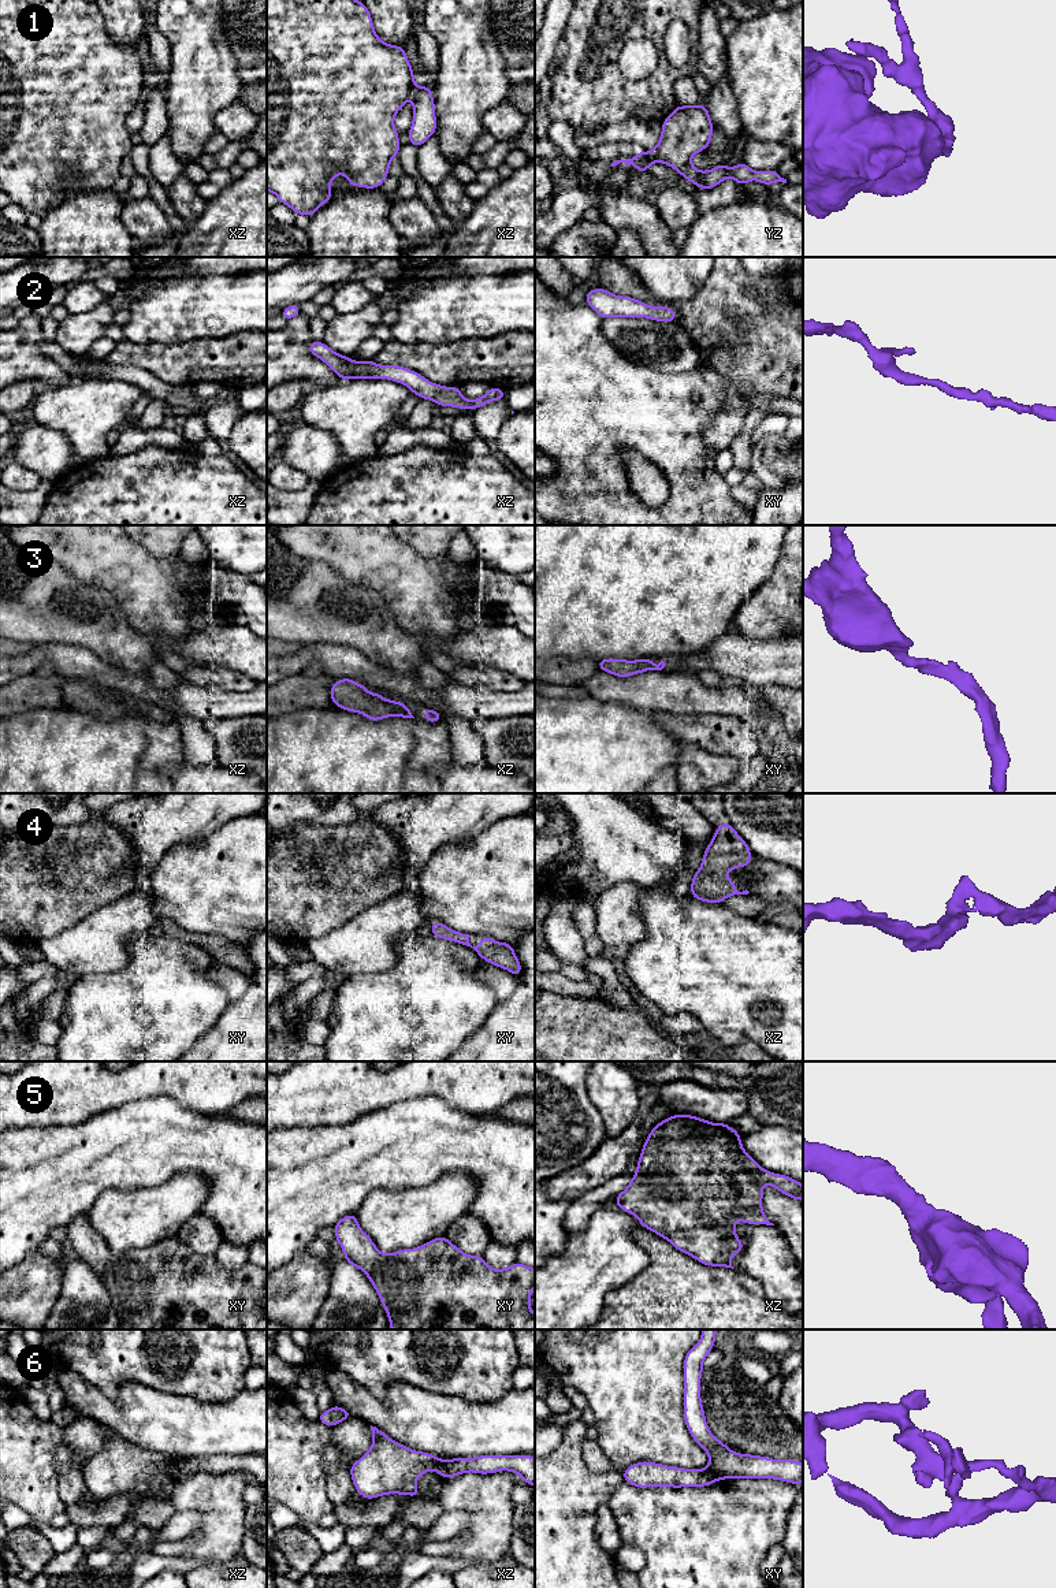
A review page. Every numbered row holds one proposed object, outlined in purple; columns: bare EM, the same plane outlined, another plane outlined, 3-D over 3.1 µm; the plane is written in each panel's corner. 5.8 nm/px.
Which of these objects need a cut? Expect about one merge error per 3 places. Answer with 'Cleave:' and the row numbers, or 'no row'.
Cleave: 1, 6

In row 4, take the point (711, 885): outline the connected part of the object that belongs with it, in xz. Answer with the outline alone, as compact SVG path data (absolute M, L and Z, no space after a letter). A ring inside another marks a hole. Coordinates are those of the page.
M730 823L718 825L704 849L700 869L692 877L692 897L706 903L722 903L735 895L748 895L747 889L739 892L725 874L737 867L748 867L752 856L747 843Z

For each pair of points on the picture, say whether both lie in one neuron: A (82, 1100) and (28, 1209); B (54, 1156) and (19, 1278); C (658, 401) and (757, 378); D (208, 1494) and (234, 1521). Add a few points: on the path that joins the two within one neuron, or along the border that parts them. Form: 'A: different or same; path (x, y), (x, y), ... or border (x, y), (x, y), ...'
A: different; border (99, 1114), (71, 1125), (36, 1126)
B: different; border (38, 1249), (29, 1253), (14, 1267)
C: different; border (722, 393), (722, 401), (709, 421)
D: same; path (215, 1501), (227, 1514)

